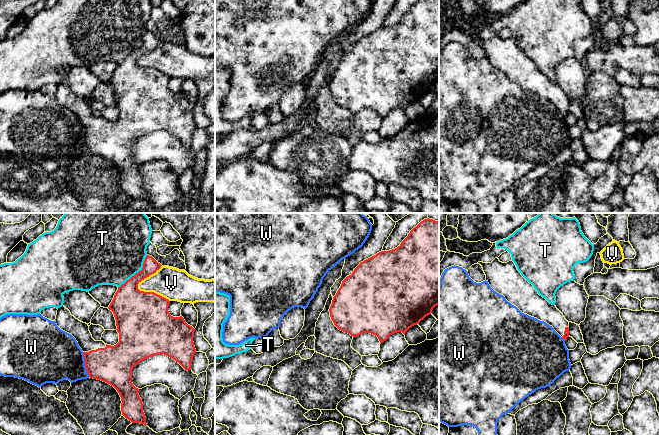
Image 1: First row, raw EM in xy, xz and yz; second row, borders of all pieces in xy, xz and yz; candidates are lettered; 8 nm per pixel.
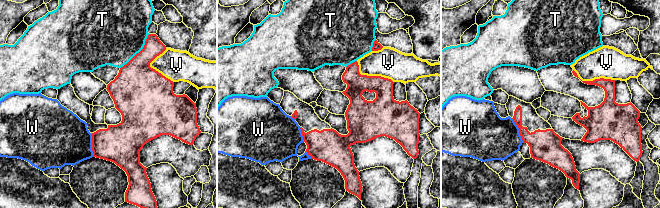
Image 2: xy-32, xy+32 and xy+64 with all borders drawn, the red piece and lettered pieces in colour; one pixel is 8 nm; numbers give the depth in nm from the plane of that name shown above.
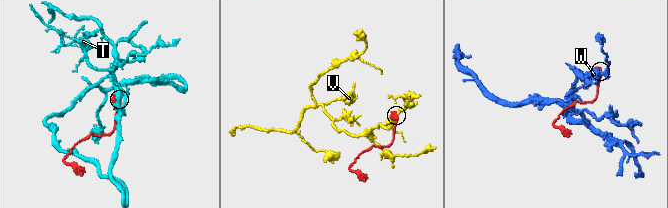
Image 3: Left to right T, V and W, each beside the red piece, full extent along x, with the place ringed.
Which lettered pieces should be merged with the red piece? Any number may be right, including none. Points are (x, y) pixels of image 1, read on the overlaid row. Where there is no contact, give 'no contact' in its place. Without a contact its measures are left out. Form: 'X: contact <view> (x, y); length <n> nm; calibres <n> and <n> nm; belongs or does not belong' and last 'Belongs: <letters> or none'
T: contact xy (136, 273); length 360 nm; calibres 280 and 500 nm; does not belong
V: contact xy (139, 290); length 300 nm; calibres 440 and 260 nm; does not belong
W: contact xy (85, 364); length 200 nm; calibres 300 and 400 nm; does not belong
Belongs: none

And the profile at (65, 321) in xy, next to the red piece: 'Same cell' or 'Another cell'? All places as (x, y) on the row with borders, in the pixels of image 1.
Same cell

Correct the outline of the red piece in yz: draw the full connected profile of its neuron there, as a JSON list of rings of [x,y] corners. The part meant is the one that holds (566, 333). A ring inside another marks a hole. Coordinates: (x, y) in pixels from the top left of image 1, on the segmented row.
[[[495,258],[491,263],[478,262],[486,275],[486,281],[497,293],[503,295],[512,305],[522,313],[544,321],[566,341],[569,337],[569,322],[563,314],[540,296],[517,270],[511,260],[502,263]]]

